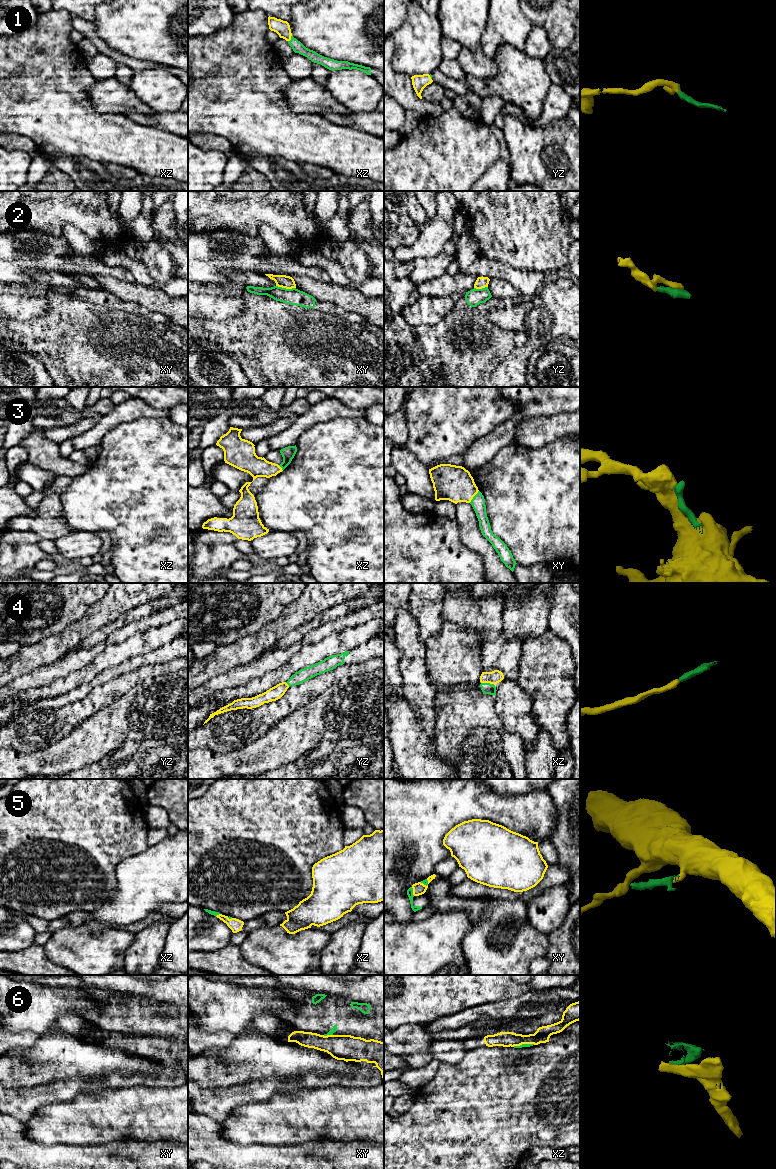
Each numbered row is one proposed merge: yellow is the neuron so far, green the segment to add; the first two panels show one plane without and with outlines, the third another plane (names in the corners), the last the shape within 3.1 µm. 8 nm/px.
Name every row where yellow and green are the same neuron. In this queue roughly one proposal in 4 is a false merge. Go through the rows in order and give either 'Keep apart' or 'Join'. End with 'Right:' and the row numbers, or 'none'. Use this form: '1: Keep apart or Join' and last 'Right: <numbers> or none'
1: Join
2: Keep apart
3: Join
4: Join
5: Join
6: Keep apart
Right: 1, 3, 4, 5

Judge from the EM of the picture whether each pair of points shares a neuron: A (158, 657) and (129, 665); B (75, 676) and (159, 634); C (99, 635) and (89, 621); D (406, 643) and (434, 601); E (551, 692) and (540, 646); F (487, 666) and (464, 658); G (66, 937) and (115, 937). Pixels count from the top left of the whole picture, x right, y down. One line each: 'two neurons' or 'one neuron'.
A: one neuron
B: one neuron
C: two neurons
D: two neurons
E: one neuron
F: two neurons
G: one neuron

